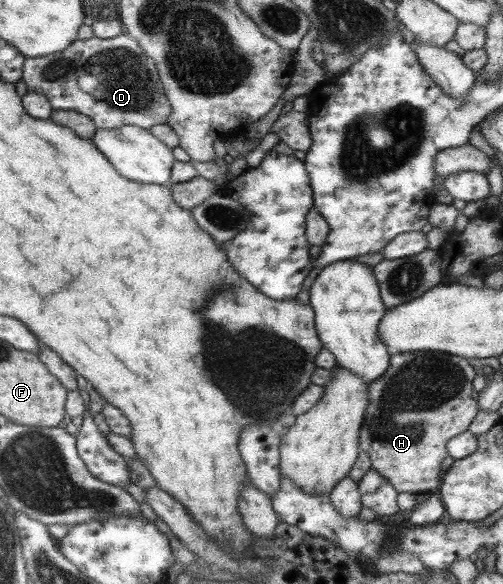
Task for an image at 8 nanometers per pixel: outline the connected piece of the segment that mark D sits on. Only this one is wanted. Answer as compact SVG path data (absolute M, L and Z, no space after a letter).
M126 33L110 39L92 36L74 40L58 53L25 58L21 68L21 79L28 92L44 95L52 110L74 111L88 117L96 129L126 124L149 129L166 124L171 113L155 63Z

